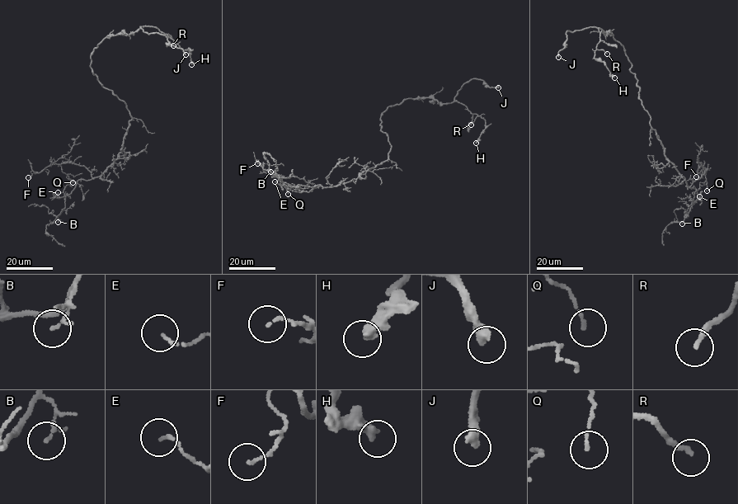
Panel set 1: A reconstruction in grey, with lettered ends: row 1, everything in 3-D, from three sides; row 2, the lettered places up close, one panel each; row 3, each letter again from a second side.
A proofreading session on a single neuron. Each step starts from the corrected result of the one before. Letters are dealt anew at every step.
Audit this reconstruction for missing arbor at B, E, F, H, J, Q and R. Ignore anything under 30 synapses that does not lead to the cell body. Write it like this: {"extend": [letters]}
{"extend": ["J", "R"]}

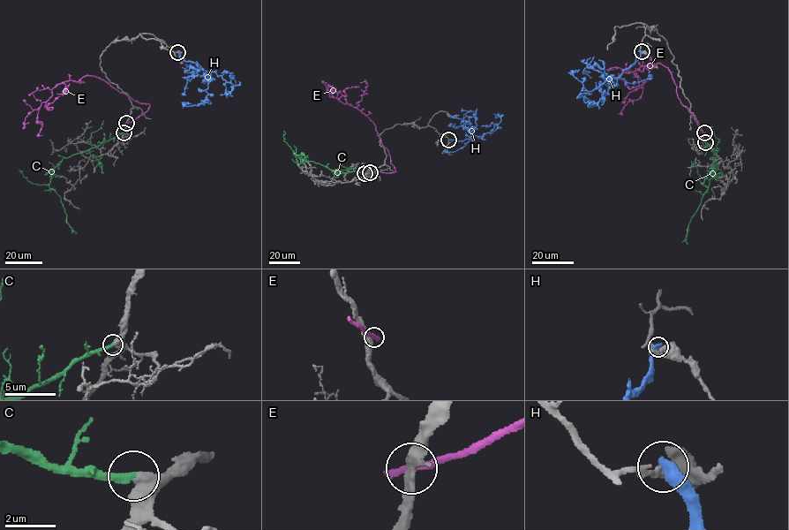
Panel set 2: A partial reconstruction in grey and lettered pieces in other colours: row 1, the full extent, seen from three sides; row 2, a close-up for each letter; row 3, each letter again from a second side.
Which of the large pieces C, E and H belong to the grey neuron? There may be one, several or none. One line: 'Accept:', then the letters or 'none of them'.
Accept: C

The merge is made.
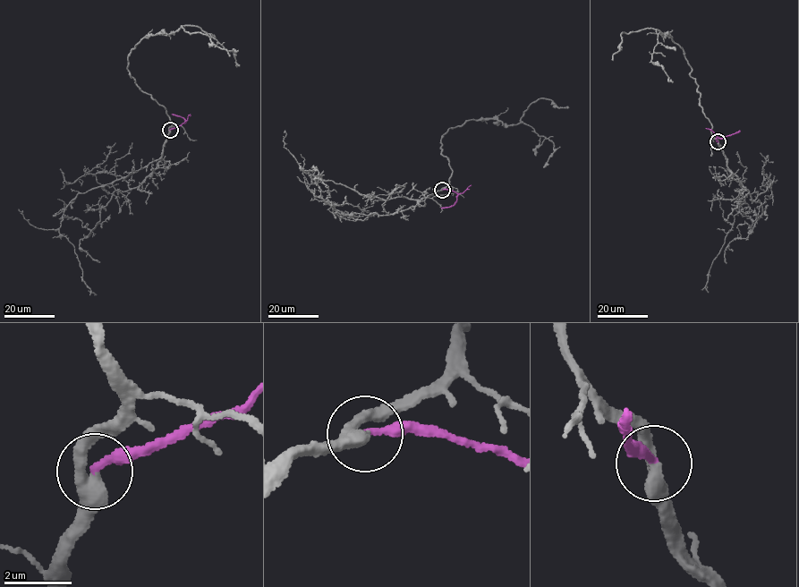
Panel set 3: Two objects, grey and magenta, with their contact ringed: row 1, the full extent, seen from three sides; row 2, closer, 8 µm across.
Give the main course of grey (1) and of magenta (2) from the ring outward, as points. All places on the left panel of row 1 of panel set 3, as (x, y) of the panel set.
1: (169, 130), (164, 106), (140, 89), (127, 68), (128, 54), (143, 38), (197, 26), (233, 50), (236, 66)
2: (169, 130), (186, 122), (179, 115), (171, 114)

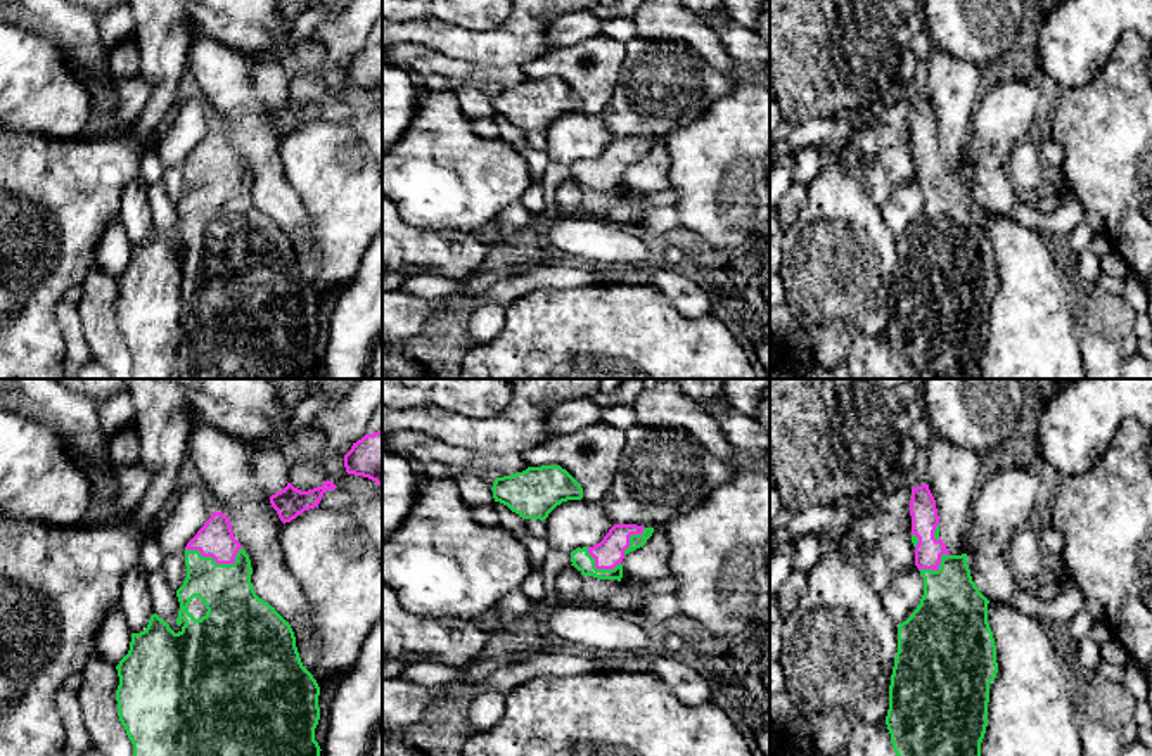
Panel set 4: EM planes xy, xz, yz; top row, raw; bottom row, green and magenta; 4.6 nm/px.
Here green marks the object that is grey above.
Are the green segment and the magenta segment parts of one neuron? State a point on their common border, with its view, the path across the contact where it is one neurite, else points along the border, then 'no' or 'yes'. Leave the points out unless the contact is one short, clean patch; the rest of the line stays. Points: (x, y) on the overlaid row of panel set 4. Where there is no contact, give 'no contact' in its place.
xy (215, 563) | across xy (234, 613), (215, 563), (215, 538) | yes

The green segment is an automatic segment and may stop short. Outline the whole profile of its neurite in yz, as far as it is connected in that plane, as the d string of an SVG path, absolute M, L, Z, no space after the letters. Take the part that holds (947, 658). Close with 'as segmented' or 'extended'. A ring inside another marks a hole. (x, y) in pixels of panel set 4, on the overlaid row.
M929 484L912 488L912 543L924 595L912 616L898 626L898 652L889 685L886 725L896 756L981 756L988 727L989 683L996 678L996 645L988 623L989 600L972 581L967 554L951 555L939 536L939 516Z; extended

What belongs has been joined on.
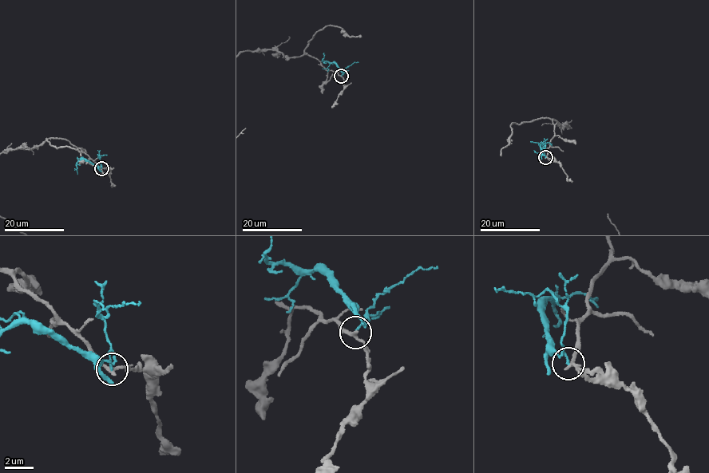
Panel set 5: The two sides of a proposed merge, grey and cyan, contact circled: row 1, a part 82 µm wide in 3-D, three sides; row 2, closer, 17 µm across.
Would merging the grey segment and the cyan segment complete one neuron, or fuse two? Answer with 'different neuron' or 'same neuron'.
different neuron

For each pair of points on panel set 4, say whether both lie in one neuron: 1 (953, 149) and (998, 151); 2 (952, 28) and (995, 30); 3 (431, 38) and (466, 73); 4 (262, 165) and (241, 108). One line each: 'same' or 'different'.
1: different
2: same
3: different
4: same

